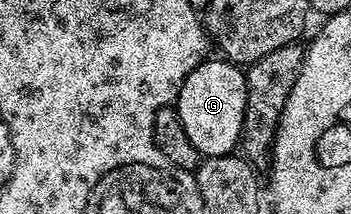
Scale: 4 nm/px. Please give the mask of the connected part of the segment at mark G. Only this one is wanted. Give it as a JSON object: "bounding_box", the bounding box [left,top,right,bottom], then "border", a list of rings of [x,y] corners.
{"bounding_box":[174,57,248,157],"border":[[[209,57],[184,78],[174,106],[182,121],[182,129],[186,129],[194,149],[207,157],[230,155],[241,146],[247,100],[248,81],[245,72],[223,57]]]}

